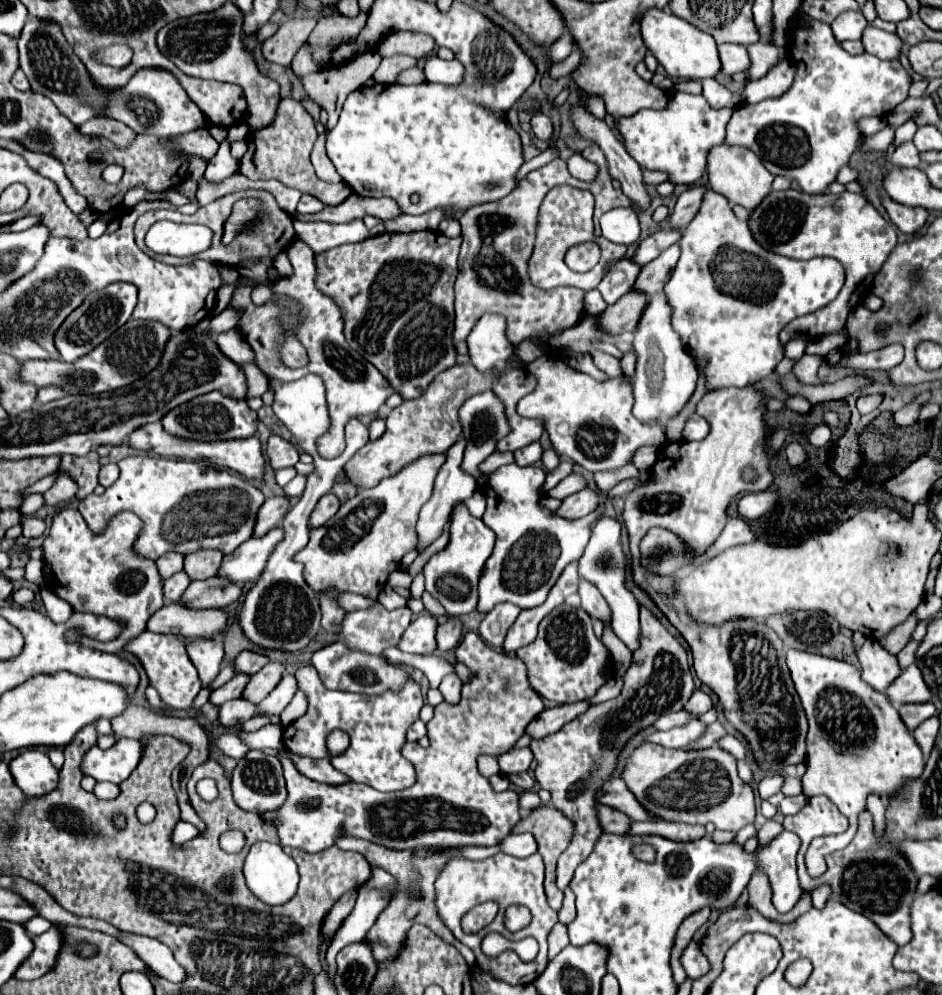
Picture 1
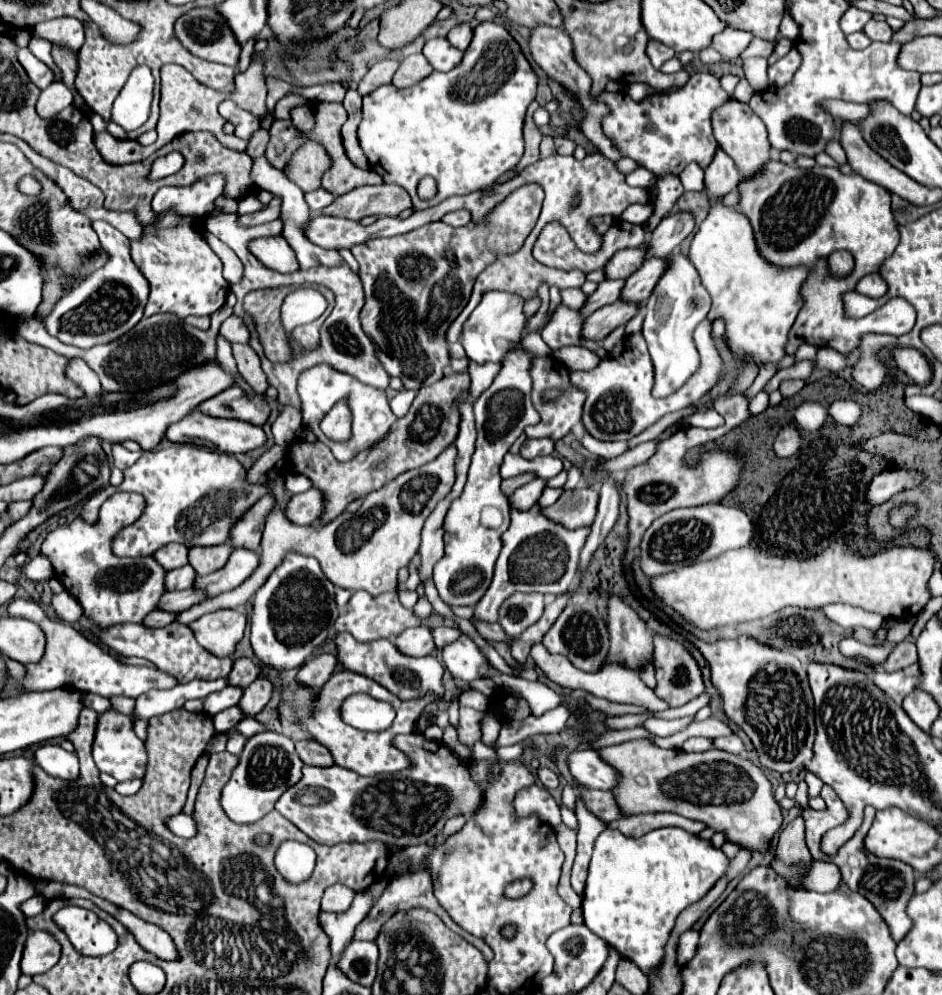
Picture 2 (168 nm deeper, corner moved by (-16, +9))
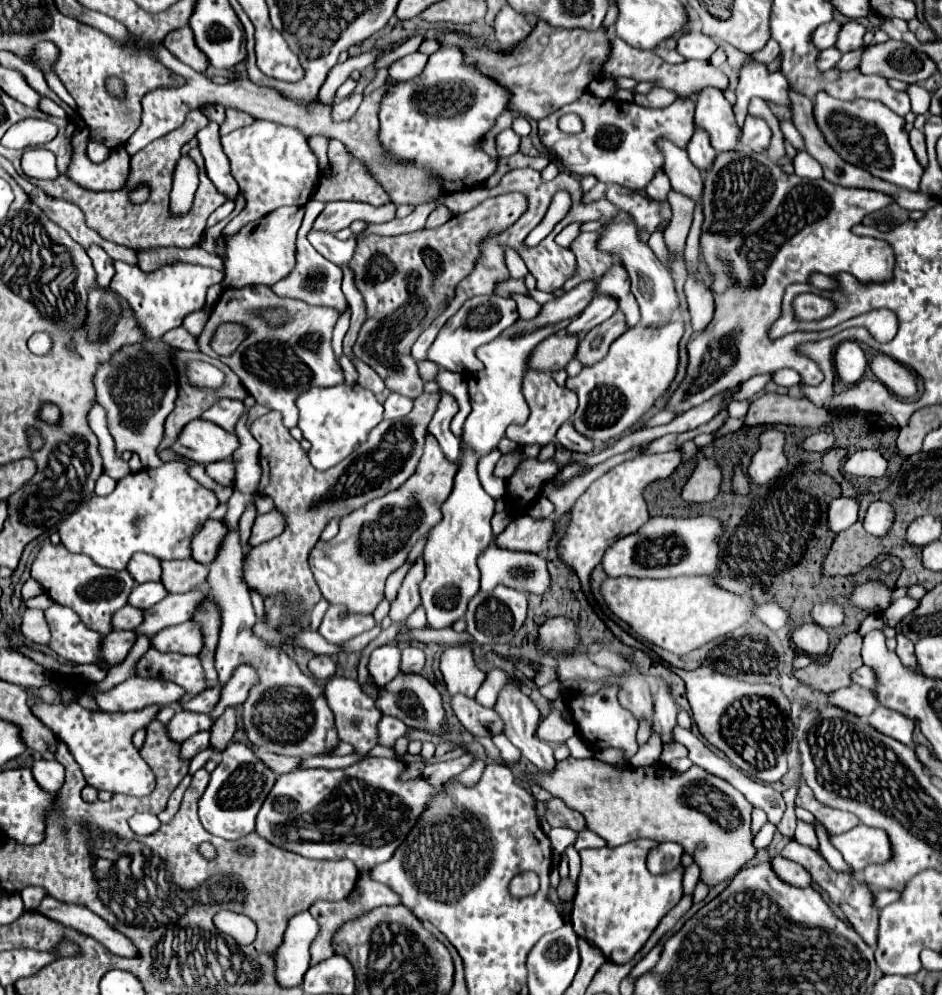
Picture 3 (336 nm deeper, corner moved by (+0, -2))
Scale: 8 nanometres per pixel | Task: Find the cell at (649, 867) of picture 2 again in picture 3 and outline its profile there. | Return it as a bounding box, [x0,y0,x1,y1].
[570,839,684,965]

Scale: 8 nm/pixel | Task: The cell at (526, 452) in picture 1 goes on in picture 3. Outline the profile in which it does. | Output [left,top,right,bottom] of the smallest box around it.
[494,447,540,479]

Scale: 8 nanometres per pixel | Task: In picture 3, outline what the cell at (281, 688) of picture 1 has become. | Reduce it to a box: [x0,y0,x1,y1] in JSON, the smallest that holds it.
[308,655,336,681]

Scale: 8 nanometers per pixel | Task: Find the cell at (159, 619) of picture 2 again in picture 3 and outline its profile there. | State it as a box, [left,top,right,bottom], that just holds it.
[104,631,138,665]

